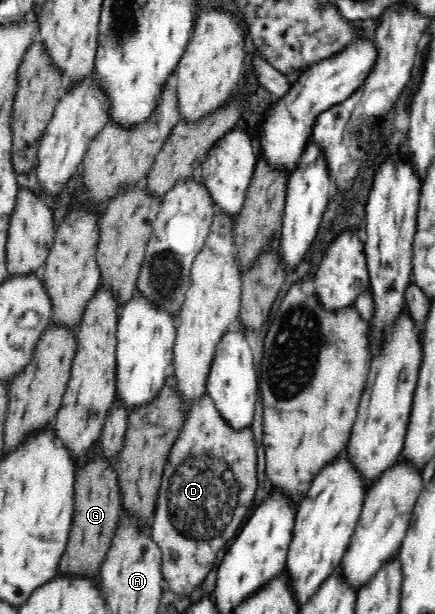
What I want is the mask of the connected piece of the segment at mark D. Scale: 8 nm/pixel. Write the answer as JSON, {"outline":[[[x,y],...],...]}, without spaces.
{"outline":[[[208,393],[191,405],[164,463],[155,513],[148,529],[161,549],[161,570],[169,591],[190,595],[216,561],[228,553],[228,545],[236,541],[256,495],[256,456],[250,425],[240,429],[232,427],[222,418]]]}

